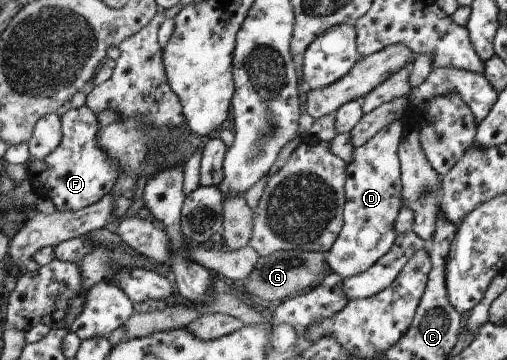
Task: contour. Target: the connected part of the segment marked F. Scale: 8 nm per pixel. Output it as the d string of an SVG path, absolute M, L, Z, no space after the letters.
M86 105L67 110L62 116L61 129L63 139L59 147L49 157L29 162L28 180L38 196L50 199L57 210L81 211L99 203L113 192L121 173L121 165L99 147L99 131L102 126L97 120L97 114Z

